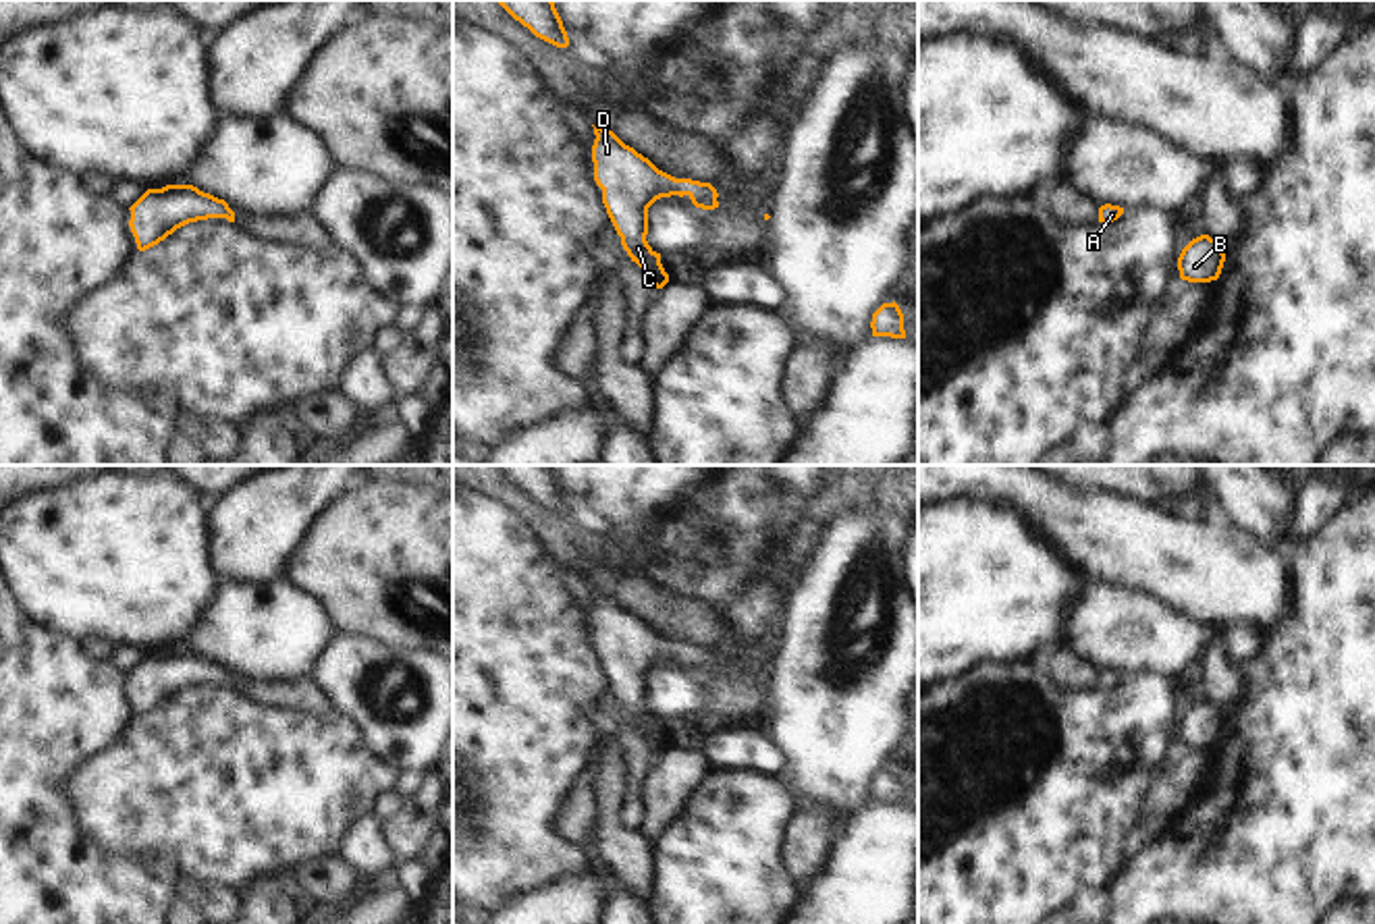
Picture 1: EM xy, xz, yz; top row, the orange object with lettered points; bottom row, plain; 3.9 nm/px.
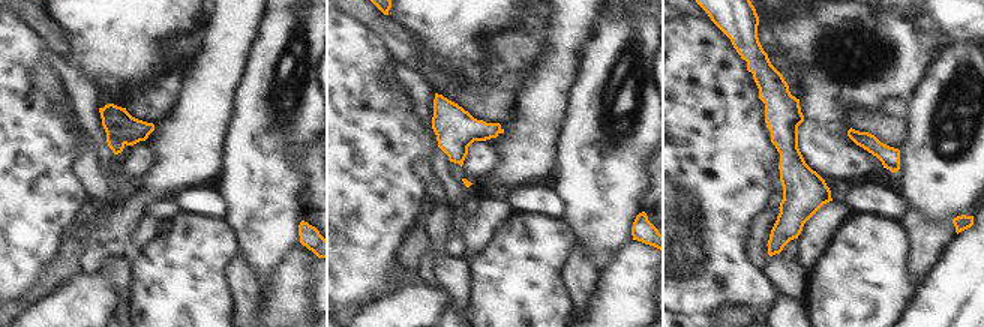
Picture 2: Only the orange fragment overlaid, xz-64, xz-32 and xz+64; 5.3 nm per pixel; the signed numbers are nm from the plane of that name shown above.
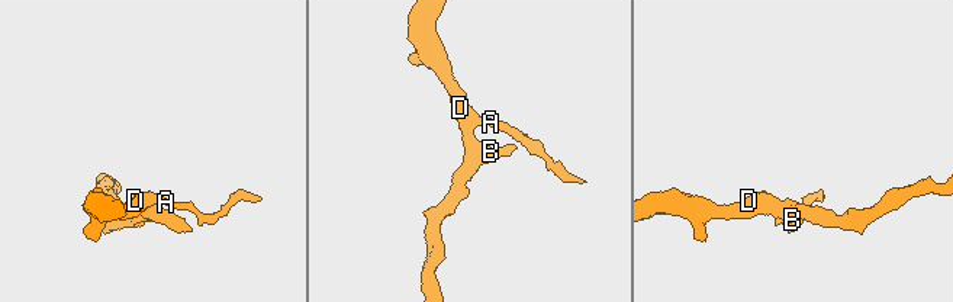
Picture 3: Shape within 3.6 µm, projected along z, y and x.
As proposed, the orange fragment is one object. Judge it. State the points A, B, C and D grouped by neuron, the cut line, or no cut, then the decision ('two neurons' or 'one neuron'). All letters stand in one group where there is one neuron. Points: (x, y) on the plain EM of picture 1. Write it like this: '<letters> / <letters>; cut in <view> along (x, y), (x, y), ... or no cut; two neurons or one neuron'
A B C D; no cut; one neuron

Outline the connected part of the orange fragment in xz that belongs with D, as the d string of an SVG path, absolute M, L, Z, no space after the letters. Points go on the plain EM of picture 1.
M594 592L594 646L602 654L602 669L621 702L621 710L654 754L669 748L669 739L648 706L648 673L671 660L688 660L696 673L719 673L719 658L710 648L675 644L658 635L648 623L625 610L613 596Z

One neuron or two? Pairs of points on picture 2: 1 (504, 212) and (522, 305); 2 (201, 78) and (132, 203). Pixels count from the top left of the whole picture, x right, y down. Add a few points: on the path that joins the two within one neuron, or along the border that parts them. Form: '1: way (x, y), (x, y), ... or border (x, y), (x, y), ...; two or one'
1: border (518, 212), (483, 249); two
2: way (201, 110), (189, 149), (164, 174); one

